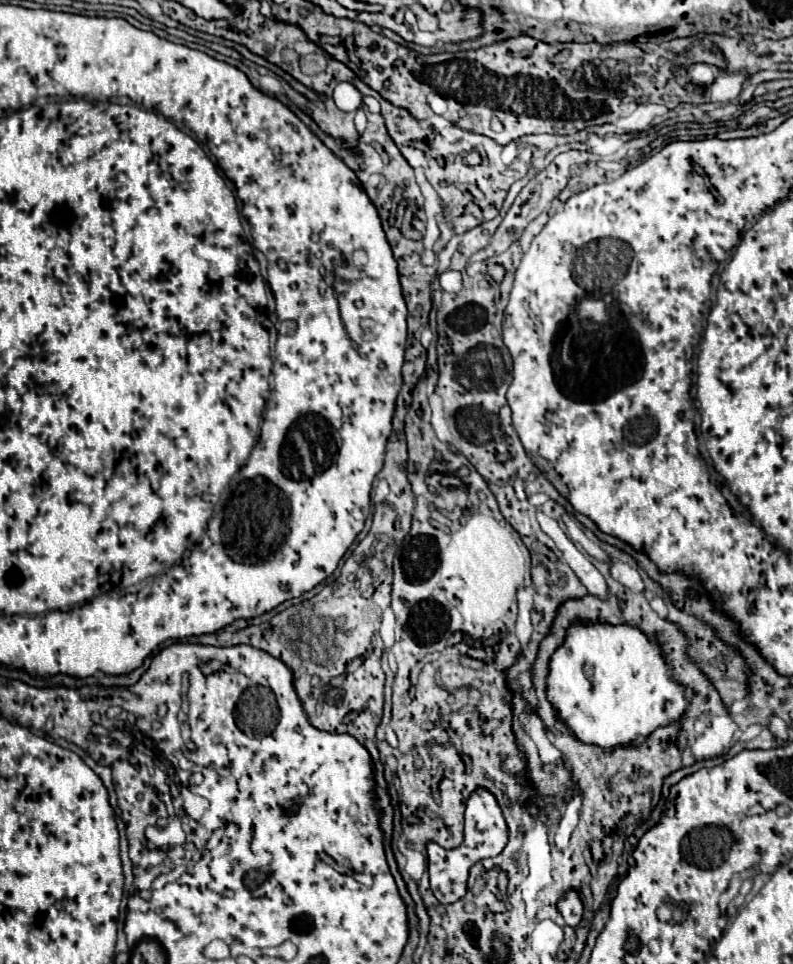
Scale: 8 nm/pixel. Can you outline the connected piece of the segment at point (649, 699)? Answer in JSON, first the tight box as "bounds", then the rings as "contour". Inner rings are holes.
{"bounds":[547,621,689,751],"contour":[[[575,621],[565,633],[565,641],[555,649],[549,659],[547,675],[547,699],[557,713],[557,719],[565,723],[571,735],[587,745],[599,745],[603,751],[613,751],[617,747],[633,747],[637,739],[649,739],[657,727],[667,727],[677,723],[689,703],[689,689],[677,681],[671,673],[667,657],[663,655],[663,643],[649,637],[637,625],[611,625],[607,621]],[[583,663],[593,665],[593,677],[583,673]]]}

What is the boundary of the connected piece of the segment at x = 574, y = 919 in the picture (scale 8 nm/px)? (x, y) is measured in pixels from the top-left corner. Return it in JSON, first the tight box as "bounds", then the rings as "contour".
{"bounds":[557,890,584,927],"contour":[[[578,890],[569,891],[557,903],[557,908],[561,911],[561,916],[566,925],[577,927],[579,921],[583,919],[584,905],[580,899]]]}

